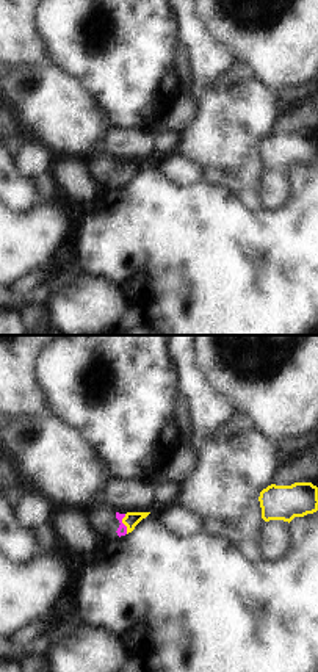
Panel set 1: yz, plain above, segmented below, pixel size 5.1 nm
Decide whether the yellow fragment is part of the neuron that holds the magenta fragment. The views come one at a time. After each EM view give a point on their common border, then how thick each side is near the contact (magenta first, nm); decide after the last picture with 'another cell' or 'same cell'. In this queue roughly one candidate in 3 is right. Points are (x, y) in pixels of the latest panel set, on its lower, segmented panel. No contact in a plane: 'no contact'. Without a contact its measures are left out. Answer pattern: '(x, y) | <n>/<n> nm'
(122, 523) | 50/80 nm

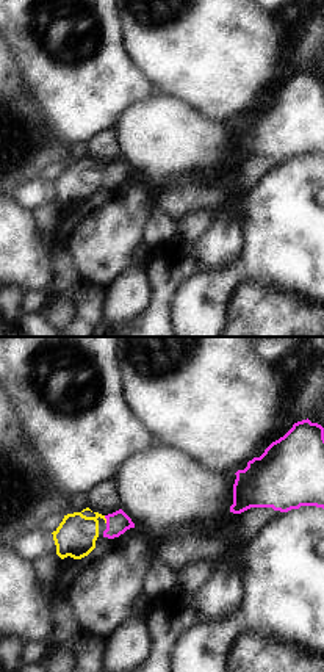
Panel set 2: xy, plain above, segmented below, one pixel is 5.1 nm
(105, 517) | 120/200 nm

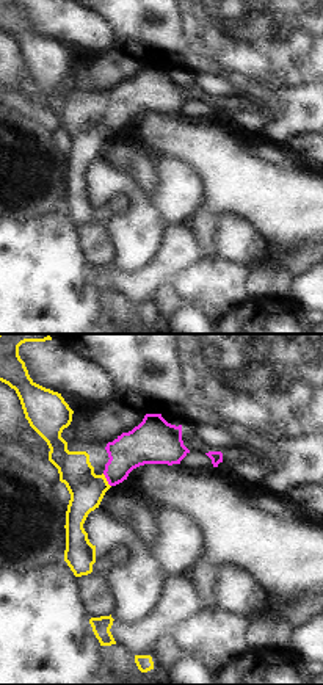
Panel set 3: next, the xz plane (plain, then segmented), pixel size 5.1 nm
(107, 480) | 190/180 nm

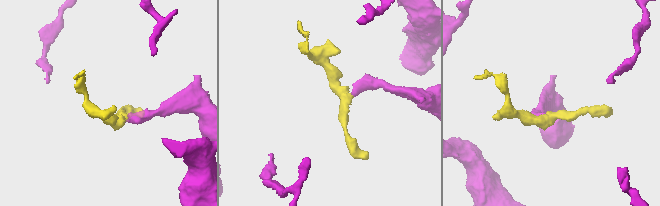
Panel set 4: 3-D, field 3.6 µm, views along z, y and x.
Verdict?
same cell

